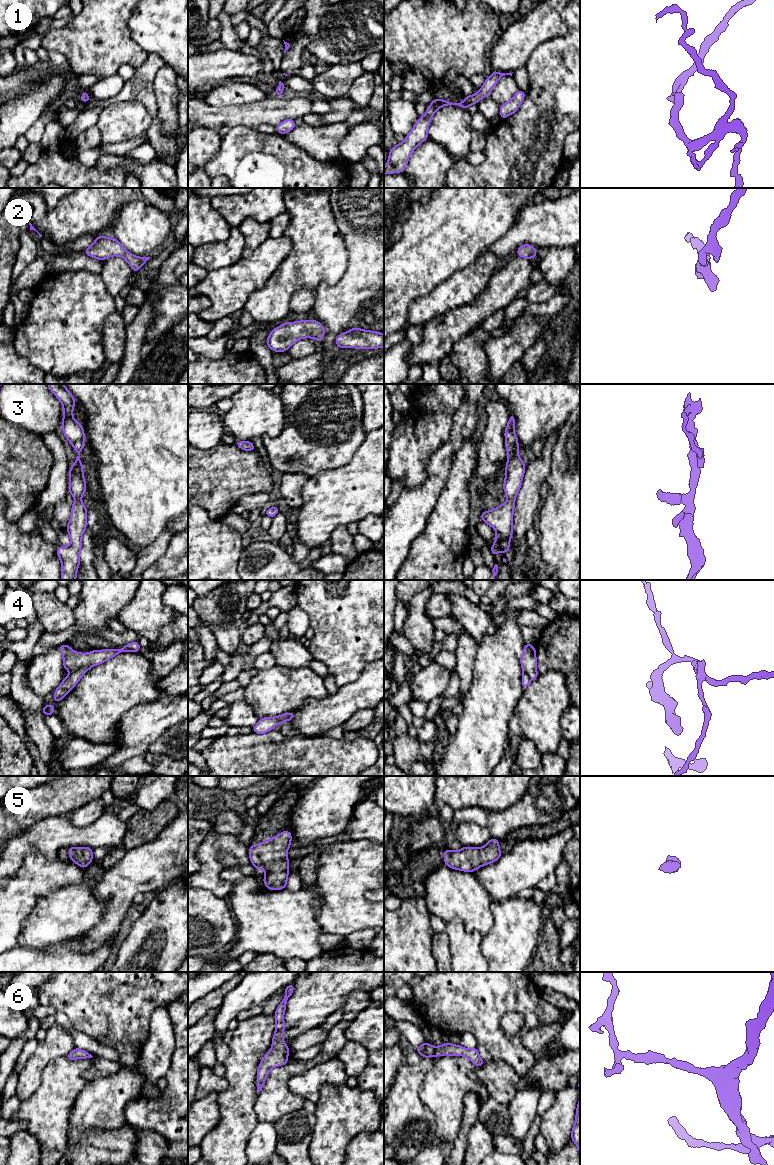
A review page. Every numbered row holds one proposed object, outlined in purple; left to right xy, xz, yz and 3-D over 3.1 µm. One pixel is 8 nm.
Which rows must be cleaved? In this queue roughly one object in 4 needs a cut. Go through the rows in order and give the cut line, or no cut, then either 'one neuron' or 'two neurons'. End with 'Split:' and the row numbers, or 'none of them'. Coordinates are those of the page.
1: cut none; one neuron
2: cut none; one neuron
3: cut none; one neuron
4: cut none; one neuron
5: cut none; one neuron
6: cut none; one neuron
Split: none of them

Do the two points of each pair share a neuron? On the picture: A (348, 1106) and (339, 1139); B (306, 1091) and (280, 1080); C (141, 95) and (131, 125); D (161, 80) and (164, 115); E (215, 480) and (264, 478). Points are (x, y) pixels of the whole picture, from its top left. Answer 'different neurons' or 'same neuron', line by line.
A: same neuron
B: different neurons
C: different neurons
D: same neuron
E: same neuron

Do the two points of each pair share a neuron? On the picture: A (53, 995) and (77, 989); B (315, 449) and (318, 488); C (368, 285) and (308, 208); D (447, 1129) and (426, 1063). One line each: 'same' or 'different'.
A: same
B: different
C: different
D: different

